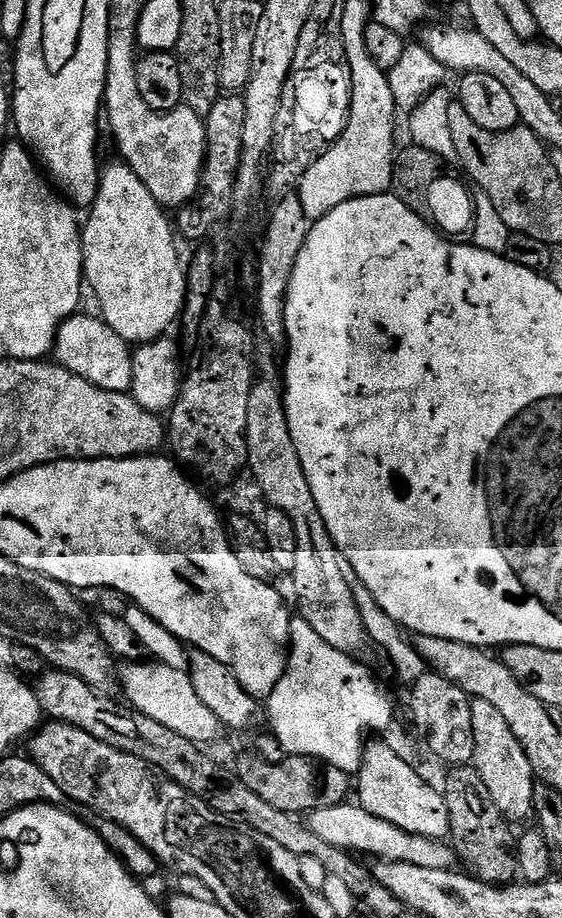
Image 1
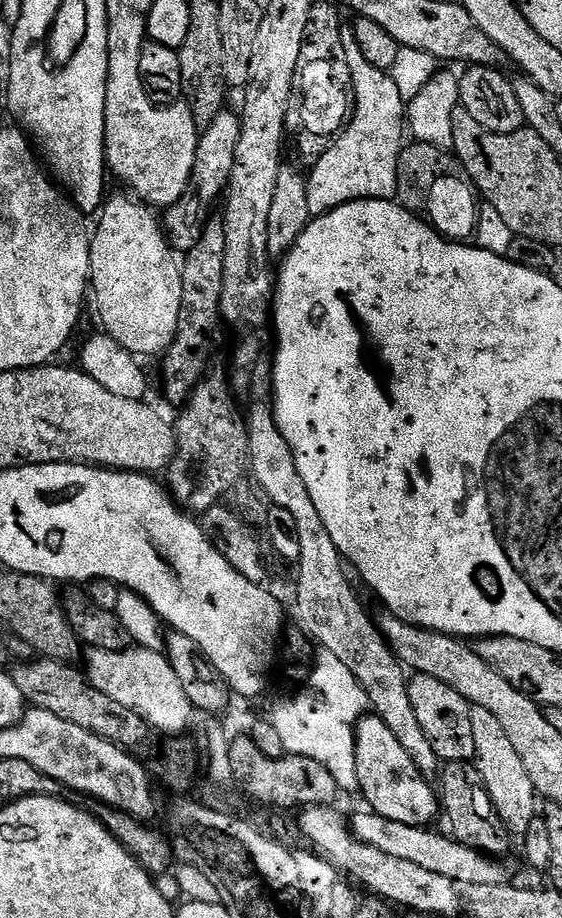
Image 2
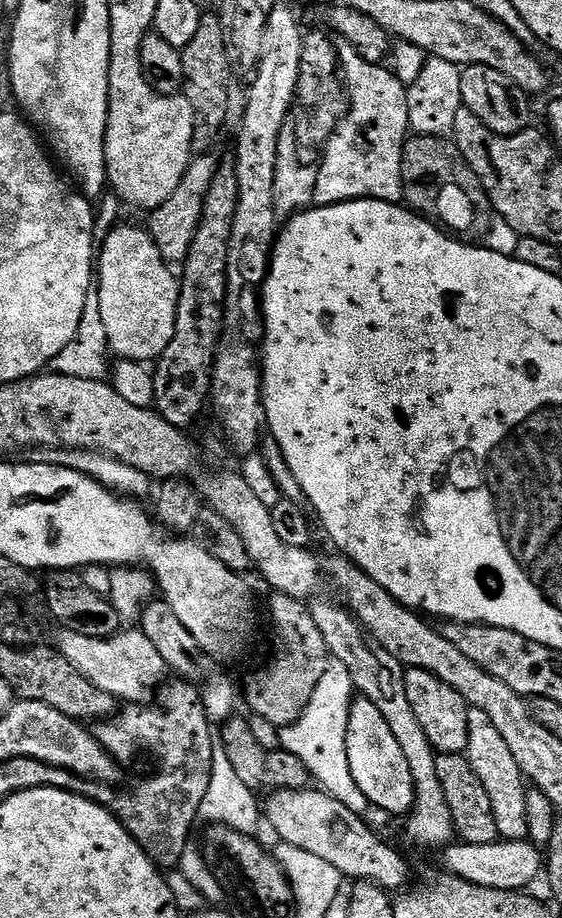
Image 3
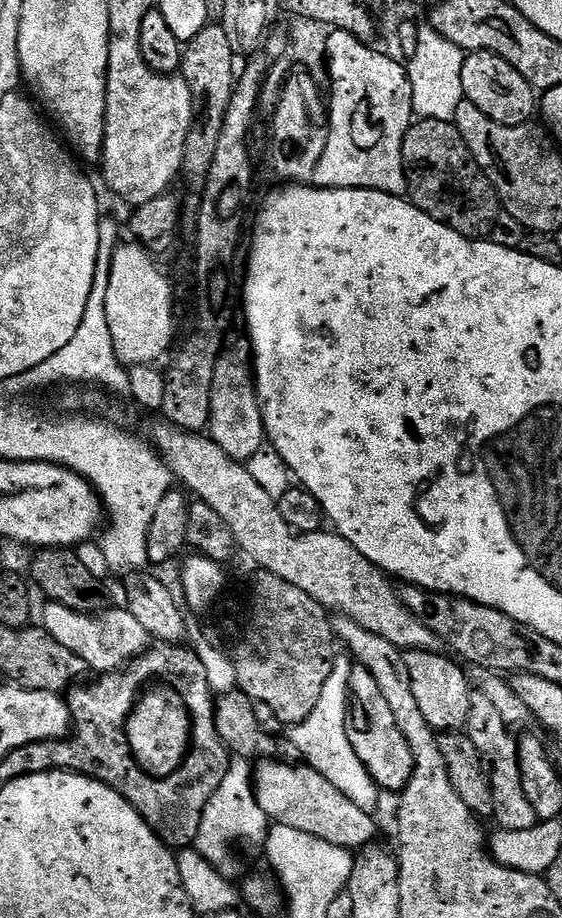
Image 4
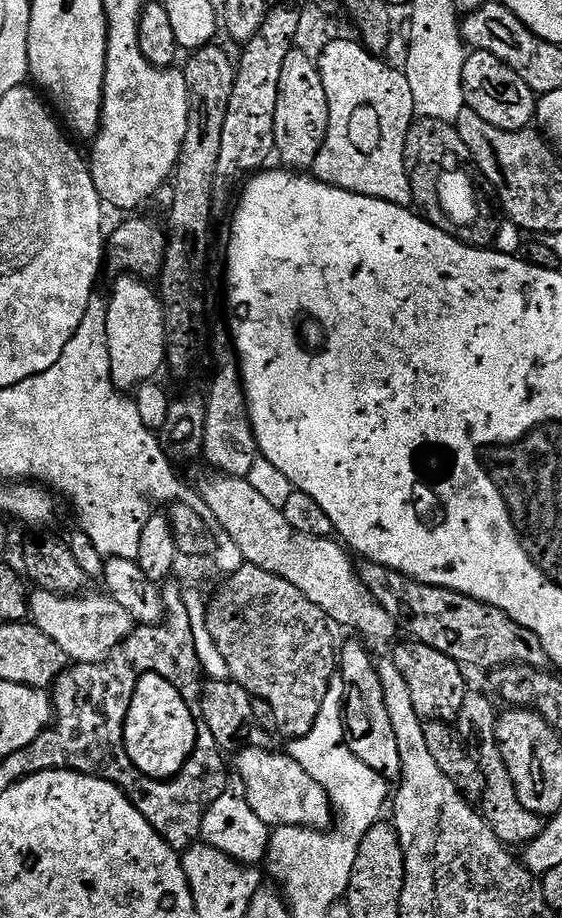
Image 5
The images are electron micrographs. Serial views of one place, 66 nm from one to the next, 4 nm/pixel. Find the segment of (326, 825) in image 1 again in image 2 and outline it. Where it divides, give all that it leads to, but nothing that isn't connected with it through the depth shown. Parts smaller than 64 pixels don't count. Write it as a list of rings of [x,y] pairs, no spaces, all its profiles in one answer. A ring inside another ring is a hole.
[[[365,810],[350,816],[350,831],[356,839],[364,844],[374,846],[374,850],[382,850],[394,858],[403,858],[405,862],[414,862],[414,866],[422,866],[434,874],[442,874],[445,878],[454,878],[458,882],[474,882],[475,884],[503,884],[509,879],[508,868],[499,859],[485,856],[483,852],[470,846],[462,846],[458,841],[443,831],[431,832],[433,829],[418,824],[390,822],[390,818],[382,818],[377,812]]]

